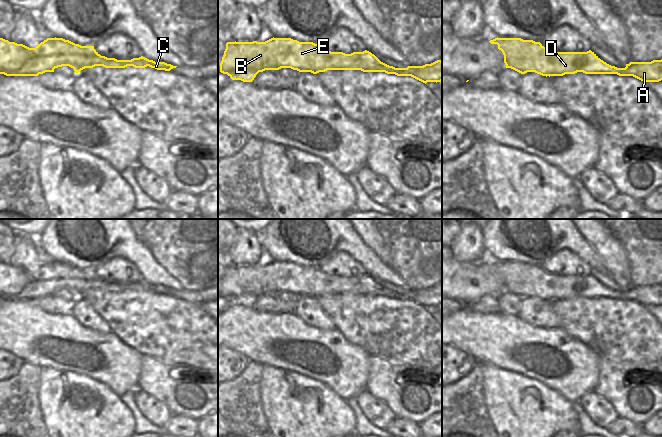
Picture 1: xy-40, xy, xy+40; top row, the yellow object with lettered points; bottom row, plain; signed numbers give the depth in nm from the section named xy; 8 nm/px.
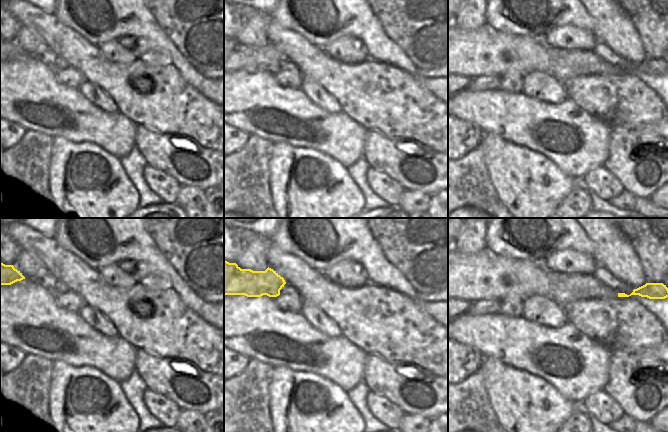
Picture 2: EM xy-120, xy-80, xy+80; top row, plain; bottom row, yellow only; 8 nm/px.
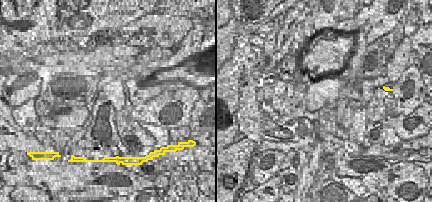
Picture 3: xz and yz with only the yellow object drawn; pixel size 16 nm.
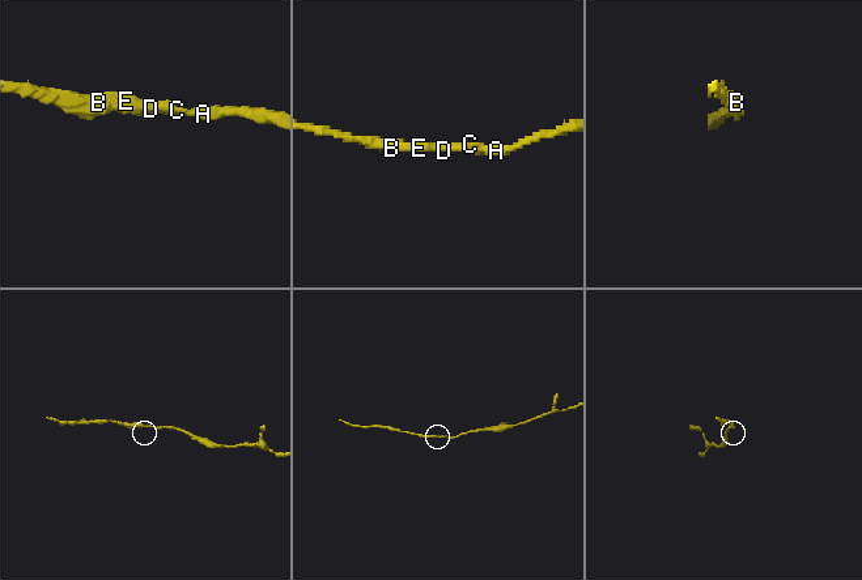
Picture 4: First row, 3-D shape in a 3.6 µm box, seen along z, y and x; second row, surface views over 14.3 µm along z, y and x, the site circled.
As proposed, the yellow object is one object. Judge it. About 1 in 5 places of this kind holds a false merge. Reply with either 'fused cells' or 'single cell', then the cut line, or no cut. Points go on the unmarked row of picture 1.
single cell; no cut

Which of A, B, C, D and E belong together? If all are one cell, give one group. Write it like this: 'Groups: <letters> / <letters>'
Groups: A B C D E

